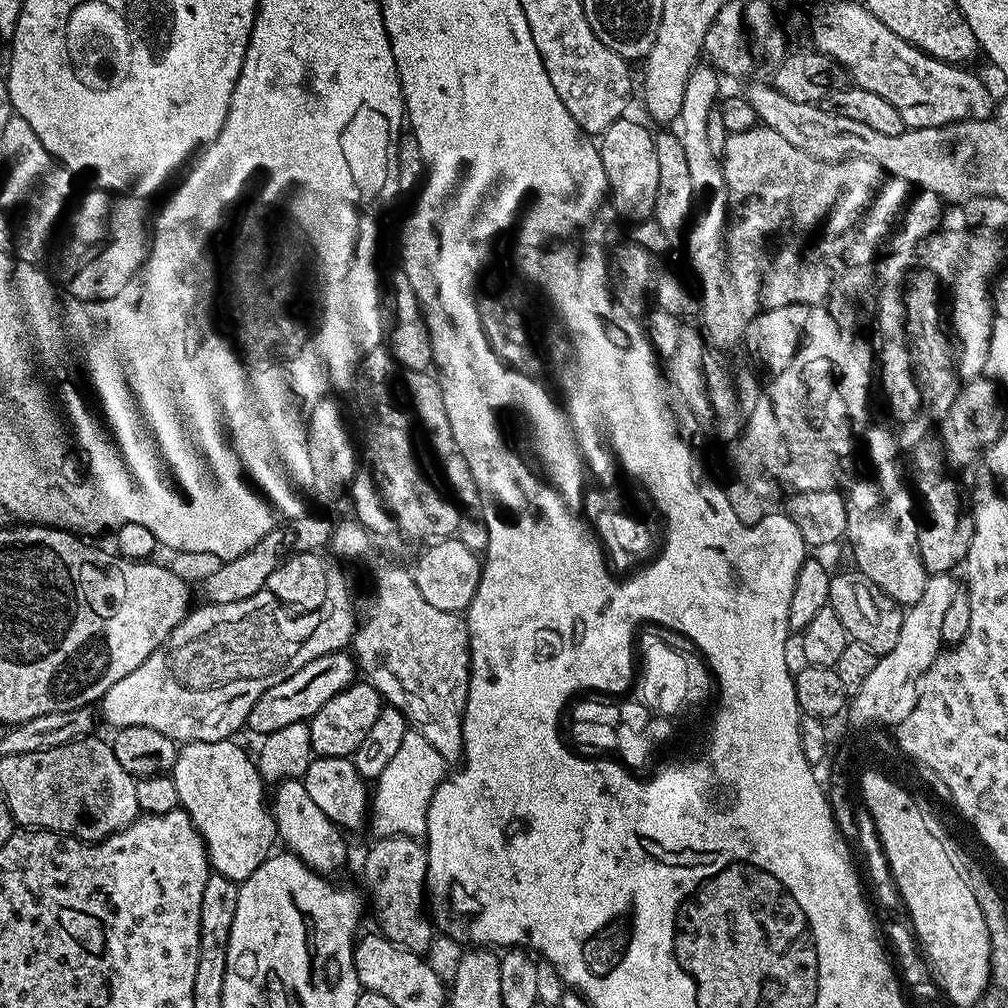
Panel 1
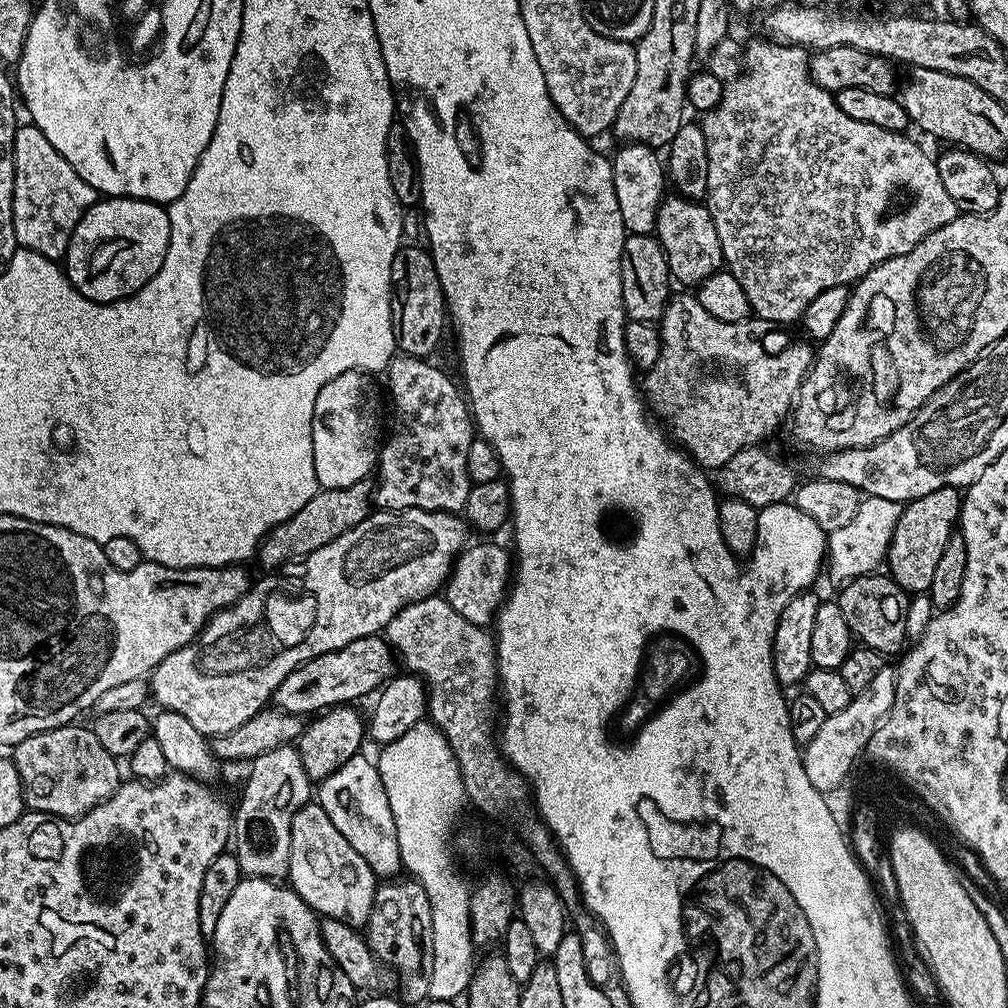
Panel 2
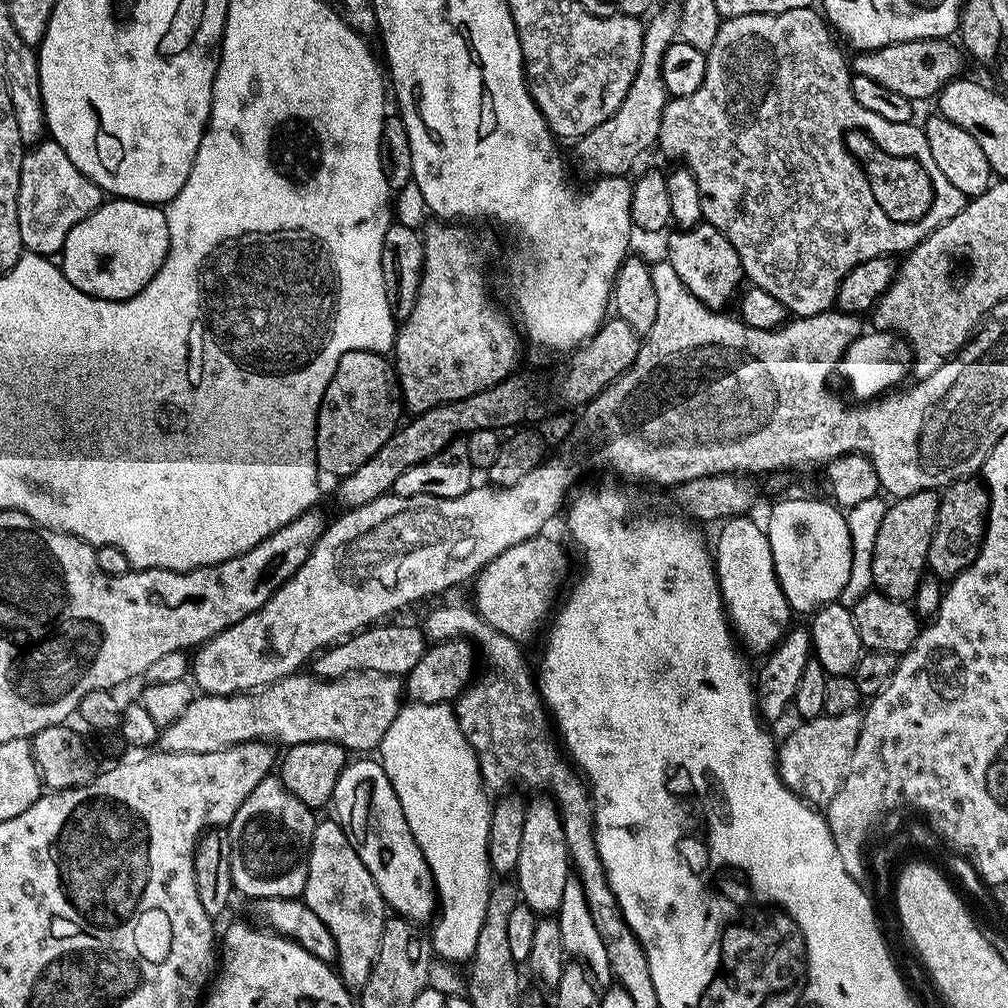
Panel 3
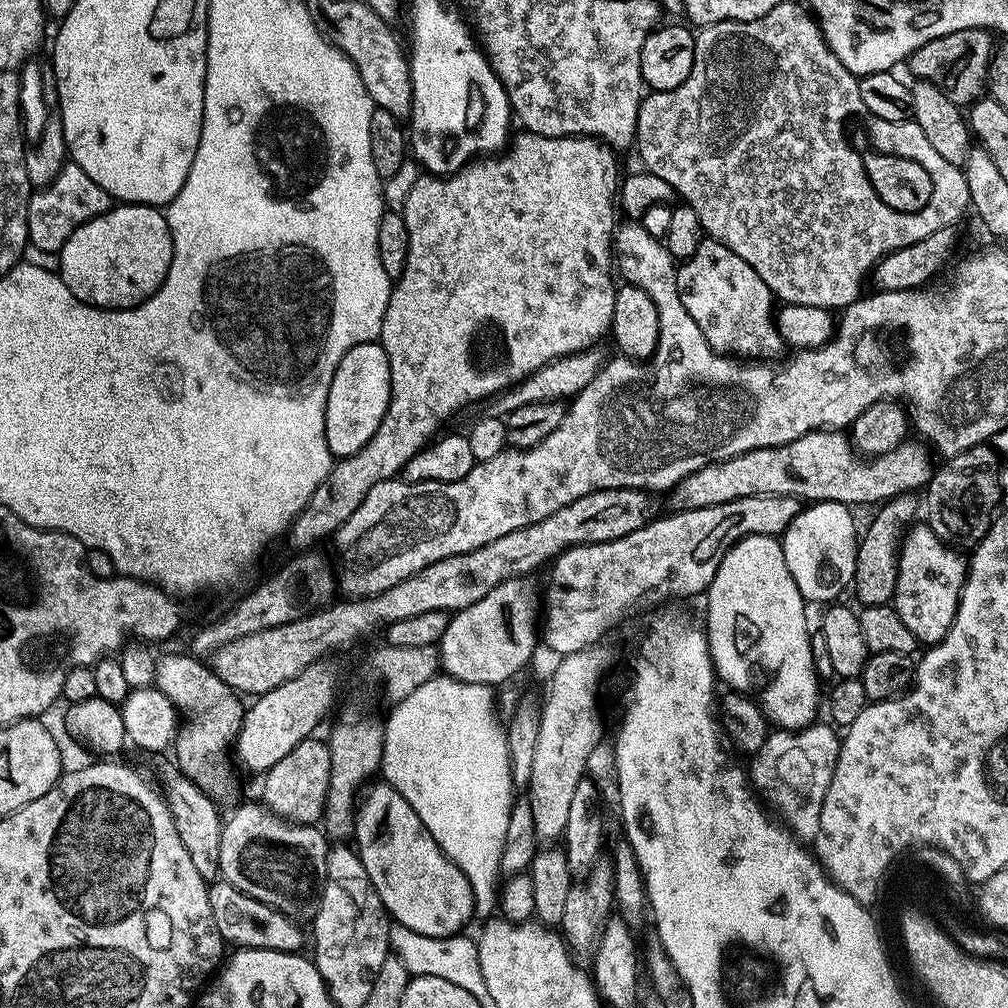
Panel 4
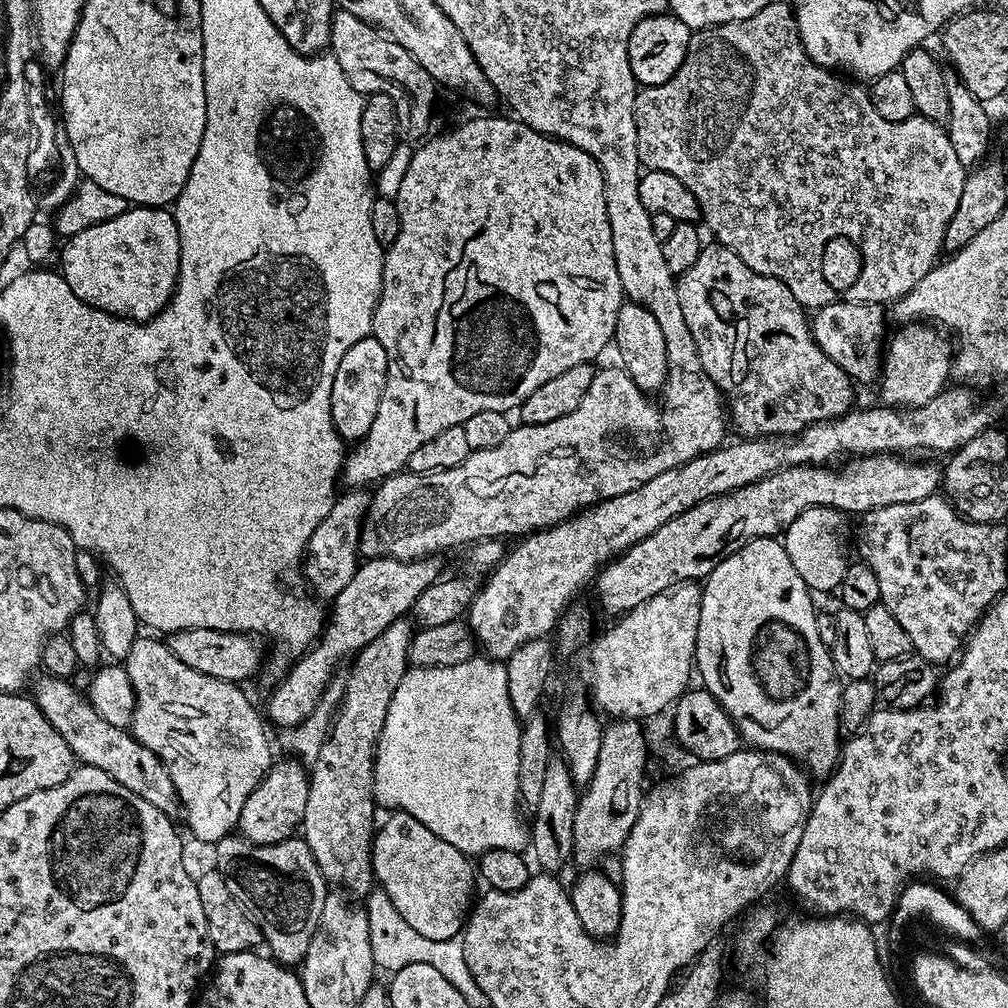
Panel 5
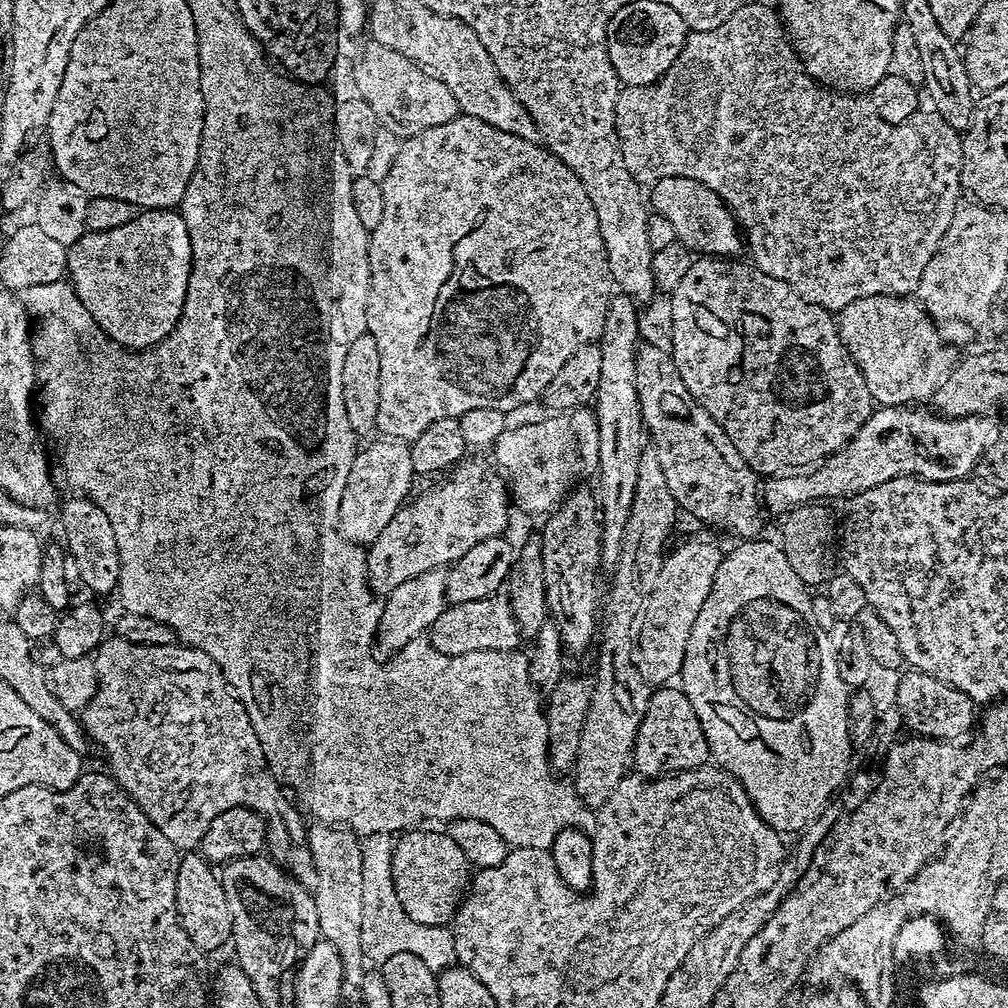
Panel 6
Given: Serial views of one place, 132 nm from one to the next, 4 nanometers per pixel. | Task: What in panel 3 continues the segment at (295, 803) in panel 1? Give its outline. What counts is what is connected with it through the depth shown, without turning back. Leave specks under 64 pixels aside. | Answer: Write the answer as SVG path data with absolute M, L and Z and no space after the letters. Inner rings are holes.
M335 818L321 819L314 830L302 899L322 922L326 922L334 938L340 979L350 990L363 988L378 958L386 923L386 905L374 878L370 878L370 870L362 866L362 858L358 858L354 846L350 846L343 824Z

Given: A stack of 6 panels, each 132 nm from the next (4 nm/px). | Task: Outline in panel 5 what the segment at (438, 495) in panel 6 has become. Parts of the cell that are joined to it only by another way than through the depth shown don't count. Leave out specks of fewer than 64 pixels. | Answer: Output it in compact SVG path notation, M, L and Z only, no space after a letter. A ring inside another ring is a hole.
M389 556L365 559L357 567L354 578L350 578L346 590L342 590L342 594L338 594L331 601L330 623L320 633L320 639L307 649L304 655L295 661L292 668L283 675L285 678L280 684L280 689L268 700L267 719L271 723L273 720L274 723L281 724L281 729L287 730L310 715L319 706L324 692L333 683L332 675L335 674L336 667L343 660L351 661L356 653L362 651L370 642L374 642L374 638L378 638L378 634L382 634L382 630L386 630L386 626L390 626L396 620L405 619L411 613L418 594L422 594L422 590L426 590L426 586L435 584L437 580L441 579L442 572L440 572L438 561L436 556L426 556L418 560L399 560Z

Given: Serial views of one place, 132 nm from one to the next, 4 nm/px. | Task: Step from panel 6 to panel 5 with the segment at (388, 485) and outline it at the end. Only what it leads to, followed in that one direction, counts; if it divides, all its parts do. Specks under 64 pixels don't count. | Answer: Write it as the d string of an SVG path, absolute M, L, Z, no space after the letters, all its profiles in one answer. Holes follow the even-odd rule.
M348 490L337 495L332 501L330 514L318 522L318 530L310 534L308 551L302 561L302 573L308 579L307 587L317 597L334 598L346 590L350 578L354 578L360 556L360 531L364 528L364 519L368 515L370 496L364 490Z

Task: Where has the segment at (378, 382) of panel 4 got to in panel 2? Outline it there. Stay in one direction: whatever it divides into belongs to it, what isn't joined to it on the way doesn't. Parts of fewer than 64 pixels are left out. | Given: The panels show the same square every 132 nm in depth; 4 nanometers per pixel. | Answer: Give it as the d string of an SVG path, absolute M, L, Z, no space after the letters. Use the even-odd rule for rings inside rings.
M347 372L346 374L338 374L338 378L334 378L330 382L326 382L326 386L322 386L322 390L318 390L318 398L314 398L314 418L312 419L312 445L314 446L314 474L316 482L320 488L341 488L342 486L354 486L354 482L359 480L367 480L373 475L374 469L378 464L380 454L380 446L382 443L382 432L380 436L380 392L382 396L382 388L375 384L373 377L366 372Z

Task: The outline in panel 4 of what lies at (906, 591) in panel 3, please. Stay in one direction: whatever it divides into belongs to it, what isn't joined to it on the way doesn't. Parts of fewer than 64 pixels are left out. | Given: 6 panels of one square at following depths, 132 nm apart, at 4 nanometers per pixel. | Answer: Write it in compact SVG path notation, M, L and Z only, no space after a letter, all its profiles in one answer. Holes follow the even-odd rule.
M907 492L901 496L896 496L892 500L886 500L875 509L876 520L868 529L863 529L856 545L856 569L851 587L856 588L856 596L864 606L878 606L891 601L896 593L896 583L898 582L898 562L900 561L900 545L906 535L905 529L899 528L892 520L912 520L916 515L921 515L922 504L916 501L917 497L913 493Z

